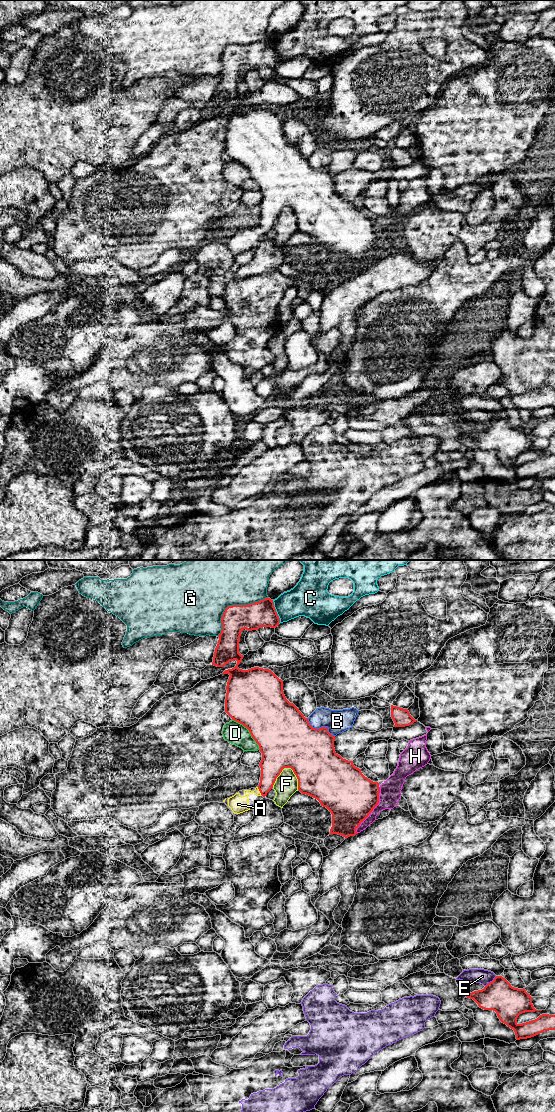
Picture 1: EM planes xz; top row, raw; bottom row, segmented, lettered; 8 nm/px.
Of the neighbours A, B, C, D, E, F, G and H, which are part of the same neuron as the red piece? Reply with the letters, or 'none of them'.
A

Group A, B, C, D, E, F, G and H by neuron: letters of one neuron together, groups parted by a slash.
A / B / C / D / E / F / G / H

